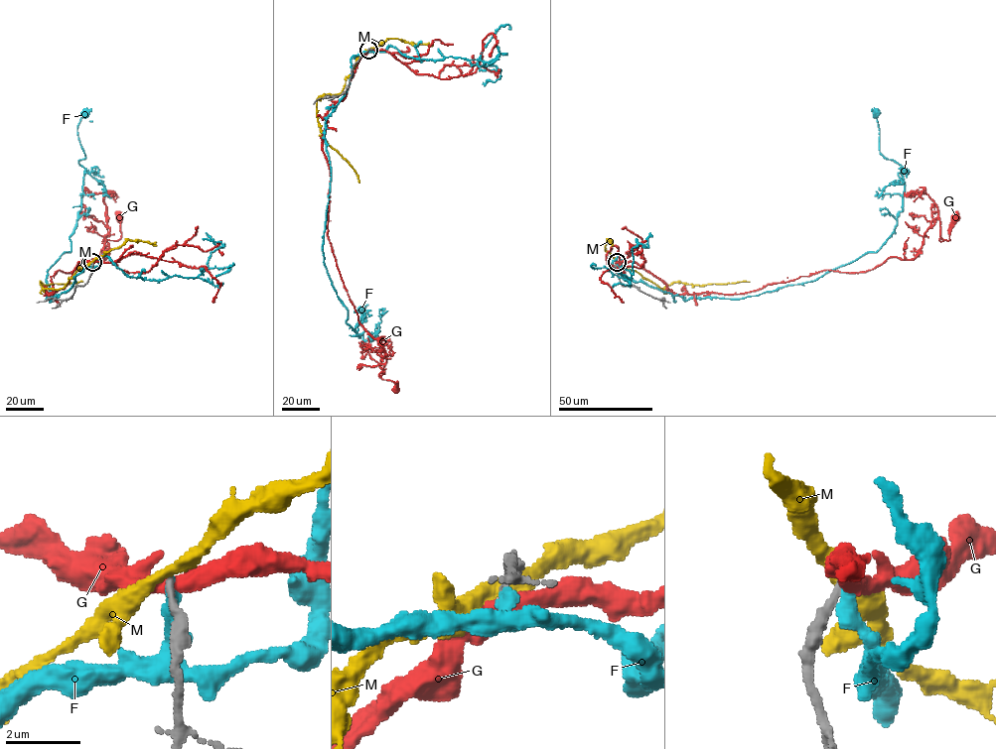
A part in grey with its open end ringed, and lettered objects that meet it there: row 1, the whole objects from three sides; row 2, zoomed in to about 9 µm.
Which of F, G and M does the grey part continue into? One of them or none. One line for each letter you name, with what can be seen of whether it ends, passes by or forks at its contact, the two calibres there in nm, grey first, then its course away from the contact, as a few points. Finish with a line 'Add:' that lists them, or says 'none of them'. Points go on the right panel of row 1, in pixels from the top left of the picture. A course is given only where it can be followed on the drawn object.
Add: none of them

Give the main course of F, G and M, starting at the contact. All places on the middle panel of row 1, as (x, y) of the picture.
F: (368, 50), (351, 59), (324, 138), (323, 263), (359, 337), (360, 309)
G: (368, 51), (346, 95), (325, 116), (327, 236), (357, 319), (384, 349), (380, 376), (397, 382), (395, 388)
M: (368, 50), (357, 60), (343, 90), (337, 94), (323, 94), (316, 107), (322, 136), (353, 169), (359, 183)

